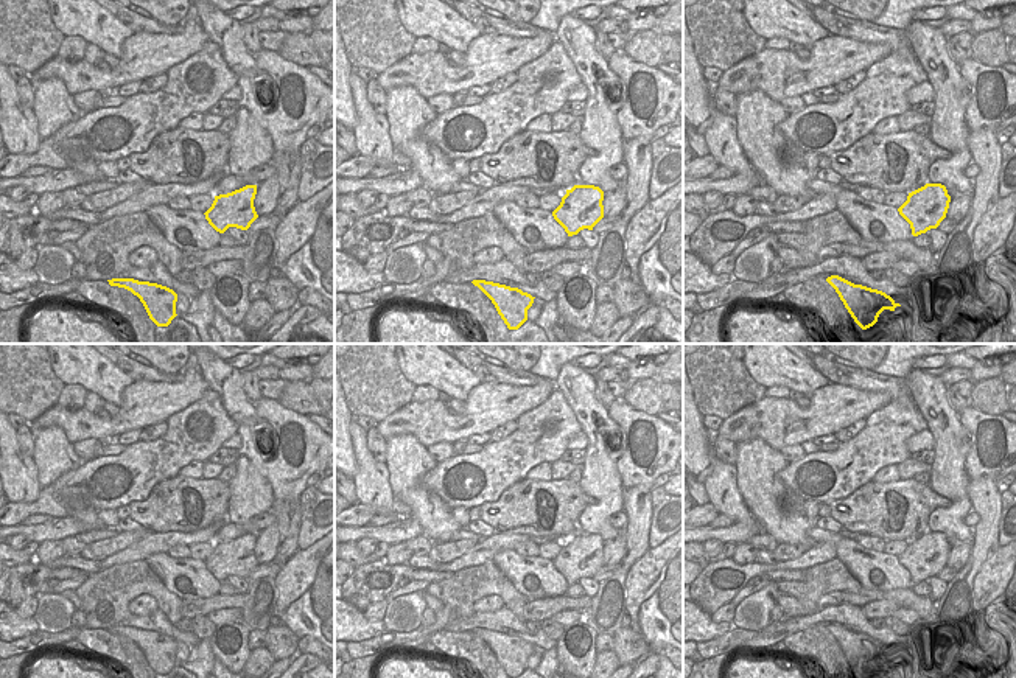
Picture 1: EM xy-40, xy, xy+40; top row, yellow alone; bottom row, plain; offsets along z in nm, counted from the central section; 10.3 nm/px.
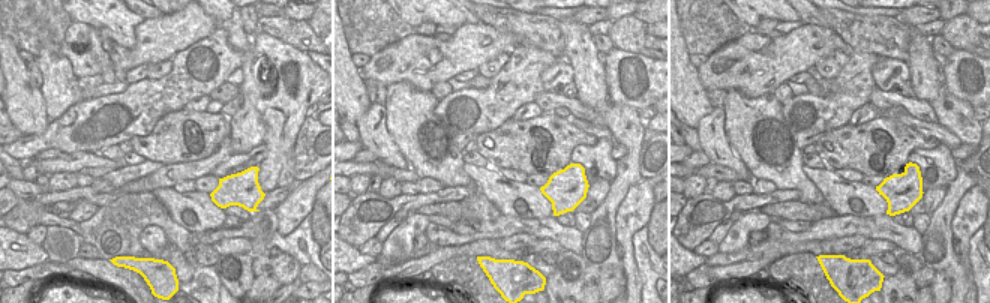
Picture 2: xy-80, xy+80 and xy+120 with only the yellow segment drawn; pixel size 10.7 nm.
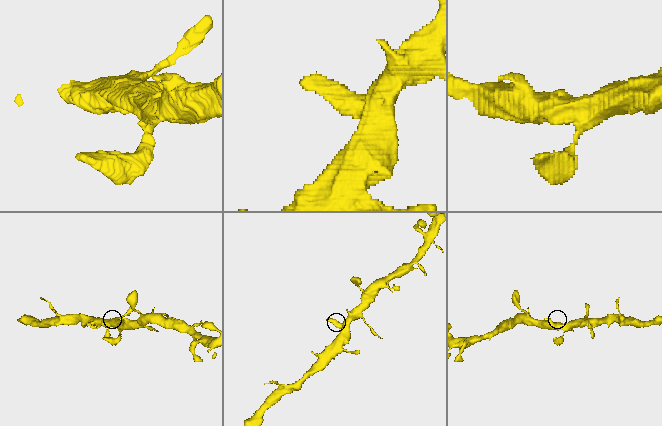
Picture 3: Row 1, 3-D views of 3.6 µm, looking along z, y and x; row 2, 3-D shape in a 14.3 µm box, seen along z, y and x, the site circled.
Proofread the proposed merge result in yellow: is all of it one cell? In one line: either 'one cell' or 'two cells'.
one cell

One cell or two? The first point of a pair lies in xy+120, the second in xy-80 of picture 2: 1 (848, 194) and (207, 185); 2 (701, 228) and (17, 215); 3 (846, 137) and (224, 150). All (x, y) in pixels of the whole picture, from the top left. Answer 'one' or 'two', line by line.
1: two
2: one
3: two

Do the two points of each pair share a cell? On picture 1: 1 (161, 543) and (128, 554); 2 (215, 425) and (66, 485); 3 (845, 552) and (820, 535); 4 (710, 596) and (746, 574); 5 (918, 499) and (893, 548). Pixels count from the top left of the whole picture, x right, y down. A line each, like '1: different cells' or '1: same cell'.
1: same cell
2: same cell
3: same cell
4: same cell
5: different cells

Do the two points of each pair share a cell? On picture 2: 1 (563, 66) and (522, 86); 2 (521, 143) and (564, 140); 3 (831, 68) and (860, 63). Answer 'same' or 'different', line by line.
1: different
2: same
3: different

